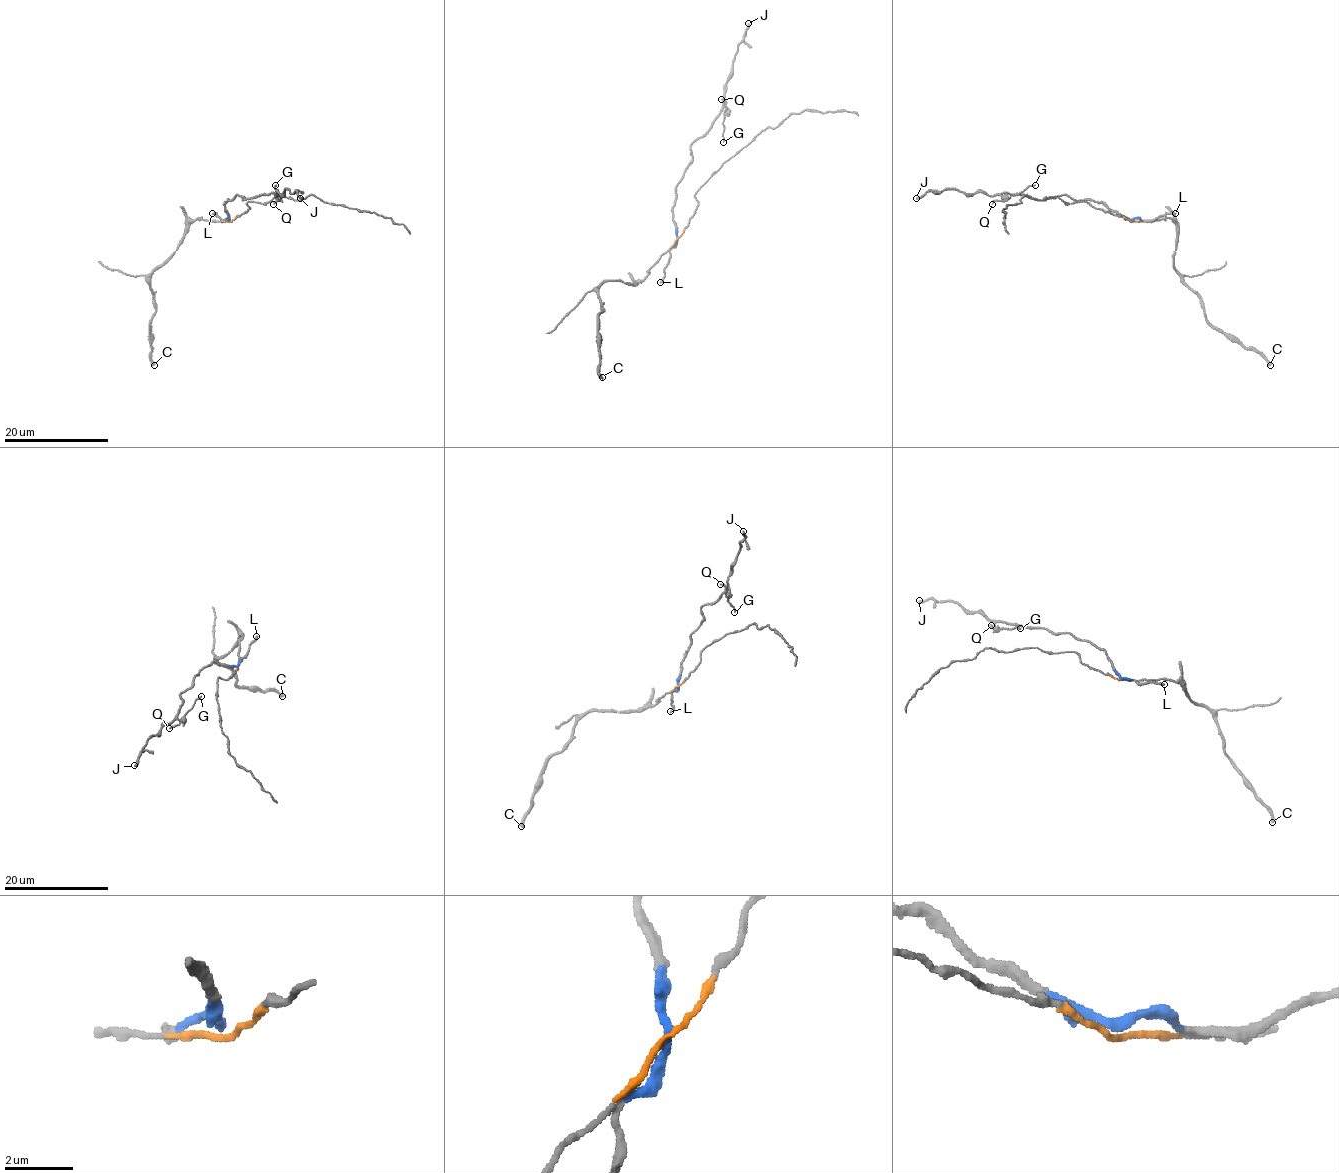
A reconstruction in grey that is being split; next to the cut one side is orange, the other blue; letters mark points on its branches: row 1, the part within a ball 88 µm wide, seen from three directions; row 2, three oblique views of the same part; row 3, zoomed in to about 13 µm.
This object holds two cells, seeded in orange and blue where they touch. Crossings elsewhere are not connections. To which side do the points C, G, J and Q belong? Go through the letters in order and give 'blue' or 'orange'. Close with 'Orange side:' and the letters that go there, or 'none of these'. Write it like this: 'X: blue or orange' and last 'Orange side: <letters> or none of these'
C: orange
G: blue
J: blue
Q: blue
Orange side: C

